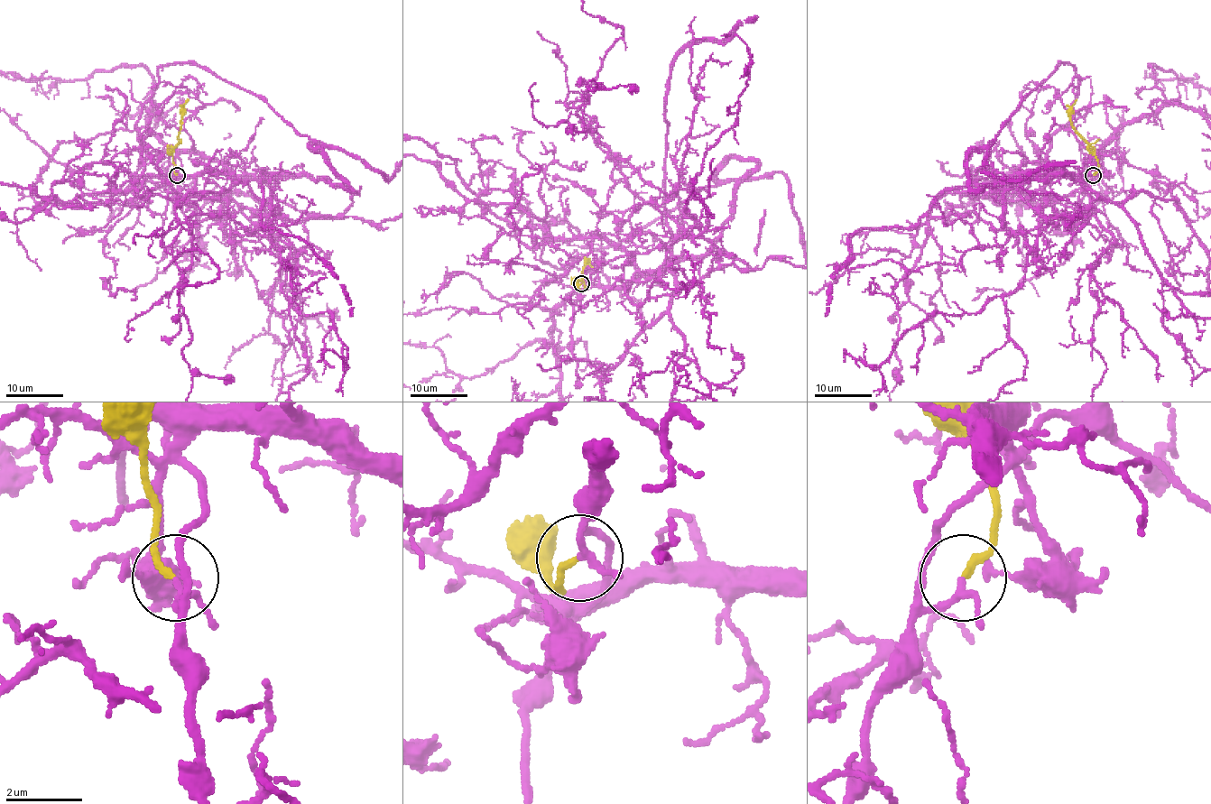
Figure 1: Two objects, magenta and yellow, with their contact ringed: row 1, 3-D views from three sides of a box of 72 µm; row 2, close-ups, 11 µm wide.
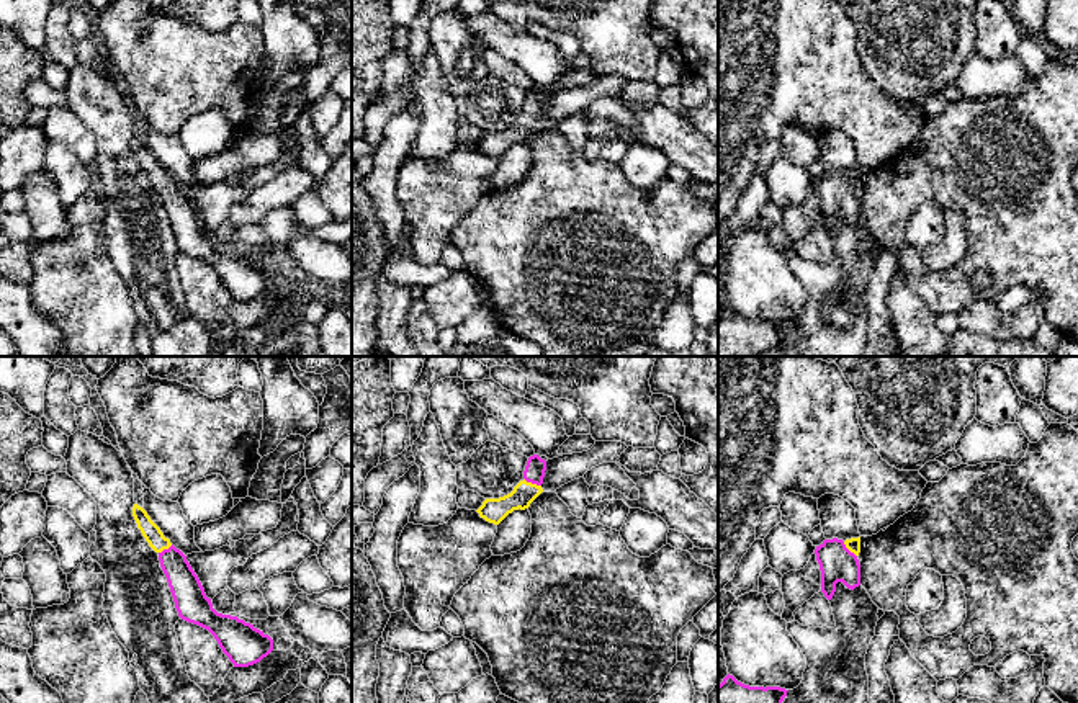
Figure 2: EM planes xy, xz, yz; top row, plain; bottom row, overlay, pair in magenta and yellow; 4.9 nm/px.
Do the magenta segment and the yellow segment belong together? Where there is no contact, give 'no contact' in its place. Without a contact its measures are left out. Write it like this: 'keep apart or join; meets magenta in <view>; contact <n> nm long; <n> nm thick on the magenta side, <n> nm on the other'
join; meets magenta in xz; contact 100 nm long; 100 nm thick on the magenta side, 120 nm on the other

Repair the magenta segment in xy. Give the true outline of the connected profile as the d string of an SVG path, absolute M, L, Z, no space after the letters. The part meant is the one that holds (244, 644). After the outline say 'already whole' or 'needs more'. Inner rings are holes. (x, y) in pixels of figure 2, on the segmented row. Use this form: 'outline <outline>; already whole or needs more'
outline M137 504L133 507L133 517L149 546L159 554L178 616L208 629L234 667L249 667L267 657L273 651L273 639L237 616L218 613L186 556Z; needs more

